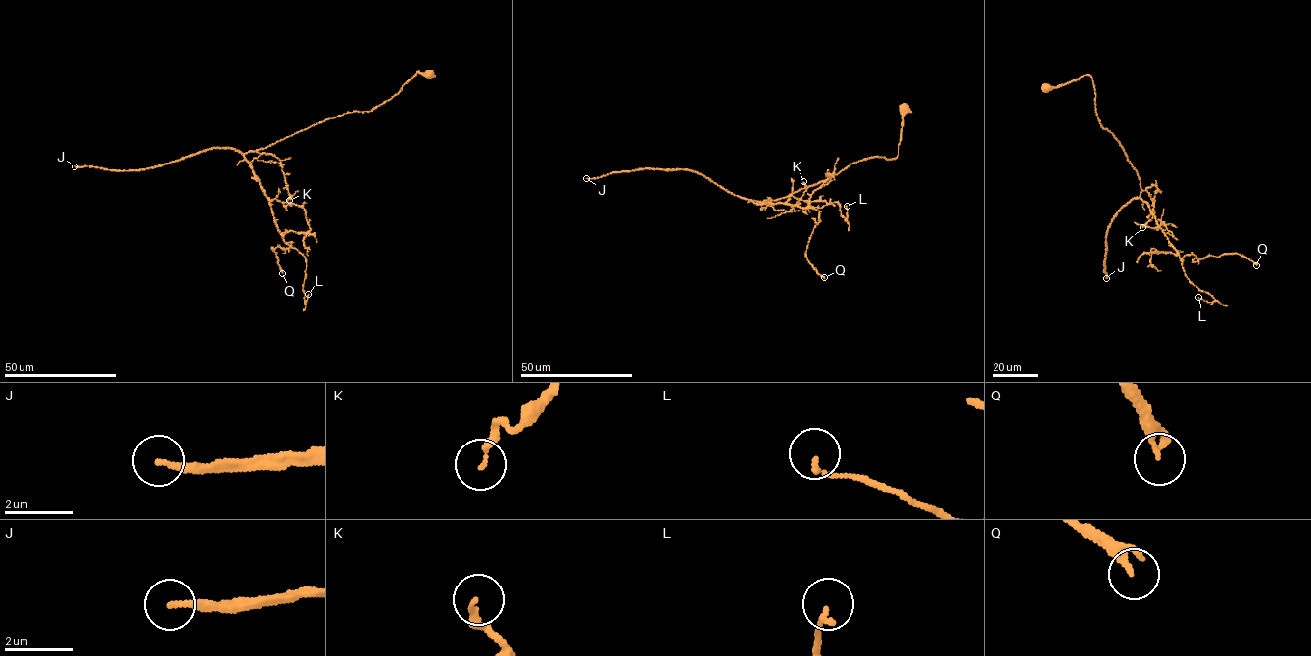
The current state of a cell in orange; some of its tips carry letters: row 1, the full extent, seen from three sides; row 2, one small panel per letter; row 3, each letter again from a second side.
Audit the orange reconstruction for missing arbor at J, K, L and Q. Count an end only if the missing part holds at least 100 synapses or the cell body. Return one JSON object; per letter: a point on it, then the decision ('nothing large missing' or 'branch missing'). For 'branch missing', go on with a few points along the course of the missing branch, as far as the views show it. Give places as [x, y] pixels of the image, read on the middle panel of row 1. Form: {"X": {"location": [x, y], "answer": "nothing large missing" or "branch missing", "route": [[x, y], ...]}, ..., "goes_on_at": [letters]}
{"J": {"location": [586, 178], "answer": "branch missing"}, "K": {"location": [803, 181], "answer": "nothing large missing"}, "L": {"location": [847, 206], "answer": "nothing large missing"}, "Q": {"location": [824, 277], "answer": "nothing large missing"}, "goes_on_at": ["J"]}

